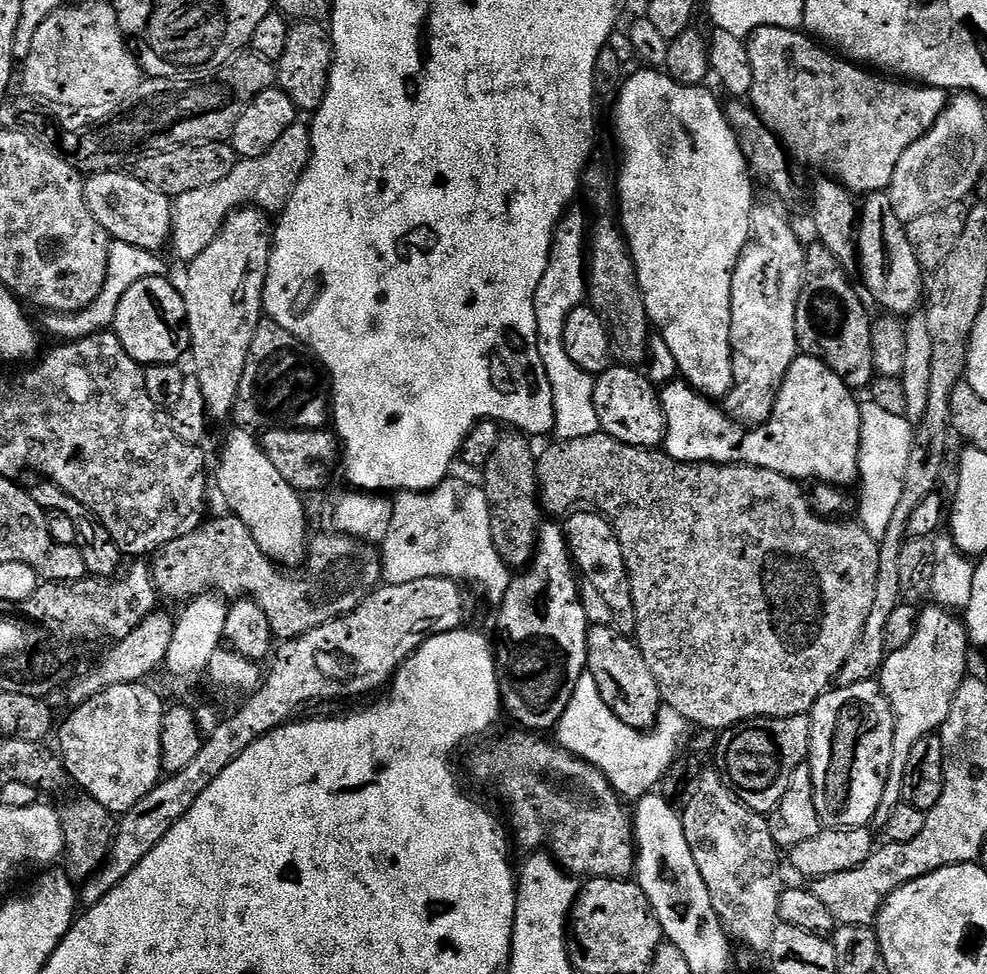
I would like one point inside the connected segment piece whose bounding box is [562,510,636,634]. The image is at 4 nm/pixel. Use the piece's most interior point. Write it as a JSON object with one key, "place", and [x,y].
{"place":[597,556]}

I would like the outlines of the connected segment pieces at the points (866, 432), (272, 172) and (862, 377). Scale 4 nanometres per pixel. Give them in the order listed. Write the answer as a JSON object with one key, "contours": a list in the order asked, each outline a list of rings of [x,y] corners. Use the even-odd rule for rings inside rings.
{"contours":[[[[871,402],[861,403],[860,417],[860,516],[858,523],[870,534],[870,538],[881,541],[893,519],[894,506],[902,498],[902,482],[906,482],[906,466],[910,463],[910,450],[914,439],[914,425],[907,416],[890,414]]],[[[298,122],[266,150],[258,158],[249,160],[237,159],[234,170],[222,178],[222,182],[214,182],[214,186],[206,186],[202,190],[190,190],[186,194],[175,197],[172,209],[172,234],[170,249],[183,262],[190,262],[214,242],[214,238],[228,223],[228,217],[240,208],[259,208],[265,214],[279,213],[288,204],[294,194],[302,174],[308,168],[308,159],[312,153],[312,133],[309,125]]],[[[813,242],[807,245],[805,254],[805,270],[804,270],[804,285],[801,287],[801,294],[798,298],[798,310],[796,311],[796,343],[798,345],[799,351],[806,356],[813,356],[821,360],[826,366],[830,366],[830,370],[834,370],[834,374],[838,374],[838,378],[842,378],[842,382],[846,382],[846,386],[853,390],[859,390],[859,388],[867,389],[869,385],[872,384],[874,377],[878,372],[878,363],[874,358],[874,350],[871,348],[871,330],[873,324],[873,317],[868,317],[868,308],[866,305],[860,301],[861,293],[858,291],[856,293],[856,288],[854,285],[848,281],[848,276],[846,273],[845,265],[840,263],[838,258],[834,258],[834,254],[830,254],[828,247],[819,242]]]]}

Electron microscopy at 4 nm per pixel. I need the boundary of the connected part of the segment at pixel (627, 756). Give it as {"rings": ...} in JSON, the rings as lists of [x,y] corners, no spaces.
{"rings":[[[585,671],[578,678],[578,686],[574,686],[574,698],[570,698],[570,706],[566,706],[566,714],[556,723],[554,729],[555,743],[559,744],[576,757],[592,764],[610,781],[617,796],[628,802],[635,802],[641,796],[647,796],[652,788],[661,783],[670,770],[670,766],[681,755],[680,747],[688,736],[690,725],[678,710],[661,707],[656,723],[651,731],[626,726],[602,702],[602,694],[598,694],[598,682],[594,682],[591,674]]]}

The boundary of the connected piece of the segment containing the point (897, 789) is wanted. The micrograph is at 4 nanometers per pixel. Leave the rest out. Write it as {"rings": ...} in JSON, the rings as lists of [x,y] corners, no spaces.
{"rings":[[[939,606],[924,608],[918,618],[918,630],[914,630],[914,638],[902,646],[902,650],[889,652],[881,666],[878,683],[884,697],[890,702],[894,714],[894,754],[890,774],[886,782],[886,790],[882,794],[882,802],[876,811],[875,823],[882,826],[886,818],[890,818],[890,810],[902,802],[904,795],[904,775],[906,762],[910,758],[910,750],[918,746],[927,736],[933,735],[946,722],[946,714],[950,714],[950,706],[958,688],[969,675],[968,669],[968,630],[963,619],[949,609]]]}

